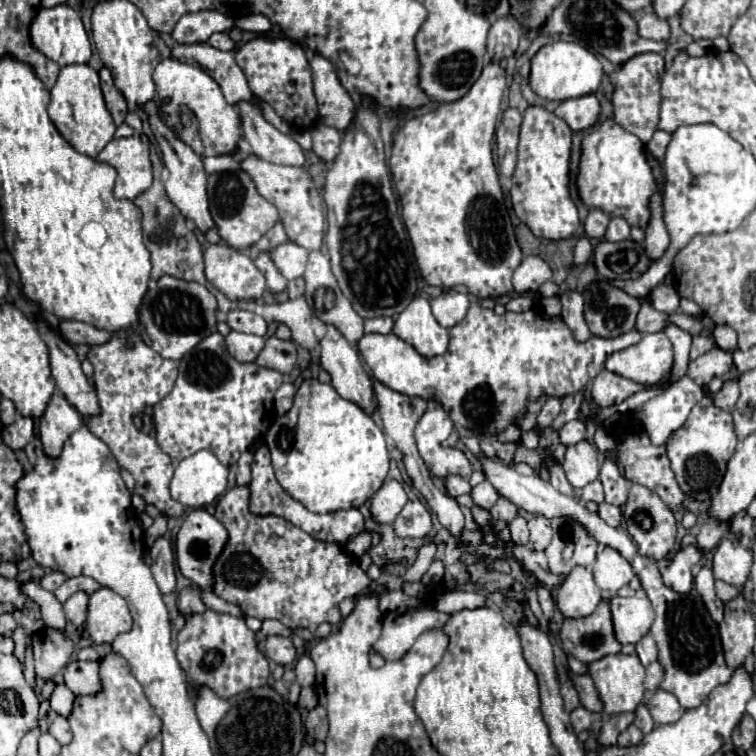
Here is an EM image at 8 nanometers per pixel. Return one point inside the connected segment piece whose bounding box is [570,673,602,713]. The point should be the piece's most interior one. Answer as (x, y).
(589, 698)

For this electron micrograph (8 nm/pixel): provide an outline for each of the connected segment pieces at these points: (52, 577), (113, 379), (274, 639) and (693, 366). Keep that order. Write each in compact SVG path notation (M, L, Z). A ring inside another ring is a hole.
M52 571L52 573L48 573L48 575L40 581L40 585L42 585L46 591L54 591L54 589L60 587L66 579L68 579L68 577L66 577L64 573L60 573L60 571Z
M132 329L114 333L104 345L90 347L88 361L94 365L94 381L100 403L100 413L88 417L88 429L110 447L118 465L132 473L136 493L146 503L154 505L160 513L166 513L166 517L180 517L184 507L176 503L168 491L174 475L170 457L158 447L154 437L138 431L132 423L134 415L140 415L148 405L156 405L164 395L168 395L168 391L172 391L178 375L178 363L160 357Z
M282 635L266 637L264 649L266 649L266 657L278 665L288 665L288 663L296 661L296 657L298 657L292 641L288 637L282 637Z
M720 347L710 349L708 353L700 355L698 359L690 361L688 377L698 385L706 385L712 377L722 377L732 367L732 353Z

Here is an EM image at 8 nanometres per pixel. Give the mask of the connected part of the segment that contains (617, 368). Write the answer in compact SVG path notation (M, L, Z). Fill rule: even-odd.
M648 333L636 345L612 353L606 359L606 369L624 375L636 383L658 383L674 363L672 343L664 333Z

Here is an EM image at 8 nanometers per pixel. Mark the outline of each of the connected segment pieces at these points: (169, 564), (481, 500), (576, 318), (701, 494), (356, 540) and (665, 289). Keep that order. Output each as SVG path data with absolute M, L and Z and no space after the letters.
M158 537L156 543L150 549L152 557L152 575L164 595L172 593L176 587L176 575L174 575L174 553L172 545L166 537Z
M482 481L480 485L472 487L472 493L470 493L472 501L478 505L478 507L484 507L484 509L492 509L498 501L498 495L496 495L496 489L488 483L488 481Z
M568 289L560 295L562 301L562 321L570 327L574 339L578 343L584 343L592 337L588 331L588 325L584 323L584 297L576 289Z
M708 397L698 401L692 407L686 423L680 429L676 429L666 441L670 467L676 475L680 489L696 501L710 501L718 493L718 487L726 473L726 463L732 457L736 443L738 439L734 435L732 415L714 407L714 403Z
M367 531L350 539L346 544L348 552L356 558L361 557L364 553L368 552L371 547L371 534Z
M666 283L656 287L656 291L652 291L652 303L658 311L664 311L668 315L680 311L680 295L672 285L666 285Z

